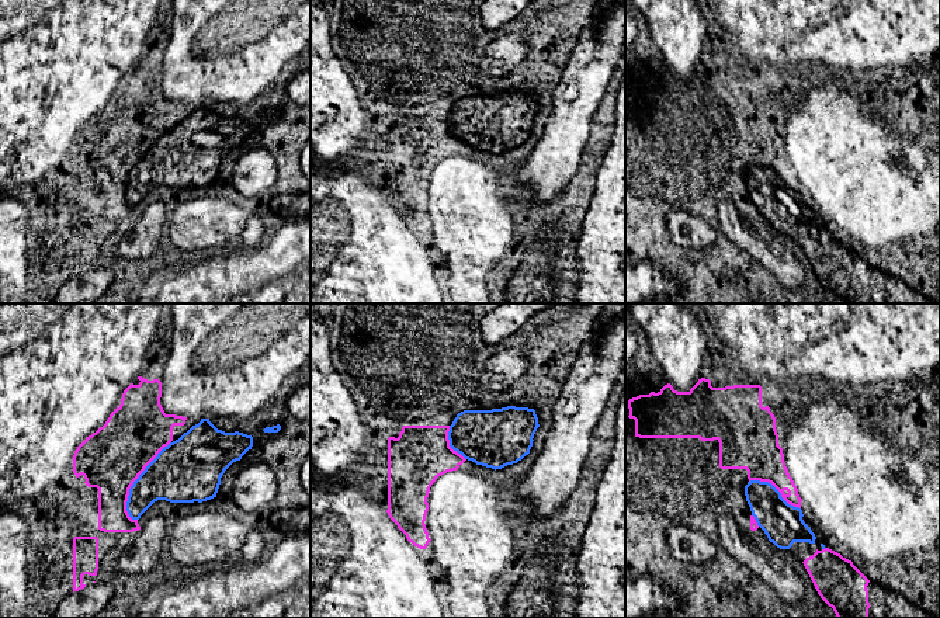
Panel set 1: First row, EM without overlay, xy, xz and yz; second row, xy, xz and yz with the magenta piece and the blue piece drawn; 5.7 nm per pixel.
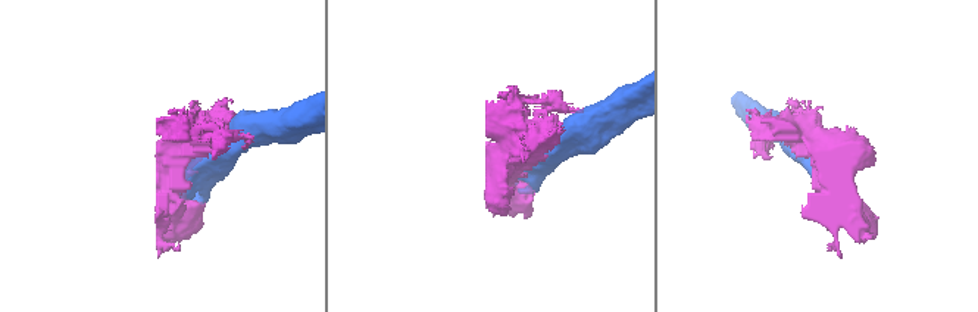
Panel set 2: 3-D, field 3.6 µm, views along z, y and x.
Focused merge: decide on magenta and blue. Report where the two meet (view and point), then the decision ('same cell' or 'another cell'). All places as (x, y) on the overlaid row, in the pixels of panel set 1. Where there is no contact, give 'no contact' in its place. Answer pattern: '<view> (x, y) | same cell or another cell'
xy (135, 479) | same cell

